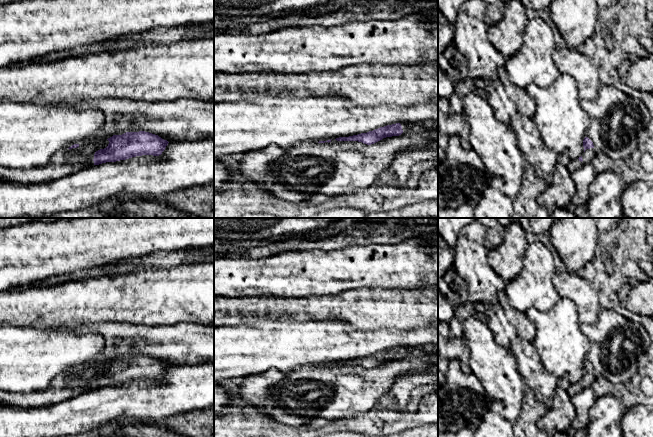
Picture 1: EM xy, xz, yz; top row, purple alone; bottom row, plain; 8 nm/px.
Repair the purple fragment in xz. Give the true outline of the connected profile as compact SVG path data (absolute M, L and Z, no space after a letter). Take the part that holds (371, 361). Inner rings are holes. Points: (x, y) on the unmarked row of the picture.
M400 347L387 349L384 351L380 351L373 355L369 355L367 357L361 357L358 359L353 359L349 361L339 361L335 364L337 365L358 365L367 369L374 368L383 362L399 360L403 357L402 350Z

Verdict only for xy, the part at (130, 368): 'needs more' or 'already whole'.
needs more

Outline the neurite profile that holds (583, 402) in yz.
M592 387L583 388L579 393L571 397L575 408L575 417L572 428L579 432L584 432L589 425L590 411L596 402L596 395Z

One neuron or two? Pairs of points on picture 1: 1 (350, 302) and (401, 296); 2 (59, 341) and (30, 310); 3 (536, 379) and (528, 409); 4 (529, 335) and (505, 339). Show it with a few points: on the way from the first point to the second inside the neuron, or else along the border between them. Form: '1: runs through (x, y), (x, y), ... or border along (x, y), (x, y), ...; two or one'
1: runs through (363, 302), (388, 302); one
2: border along (68, 324), (60, 326), (21, 326); two
3: border along (527, 386), (547, 408); two
4: runs through (523, 331), (513, 331), (511, 333); one

